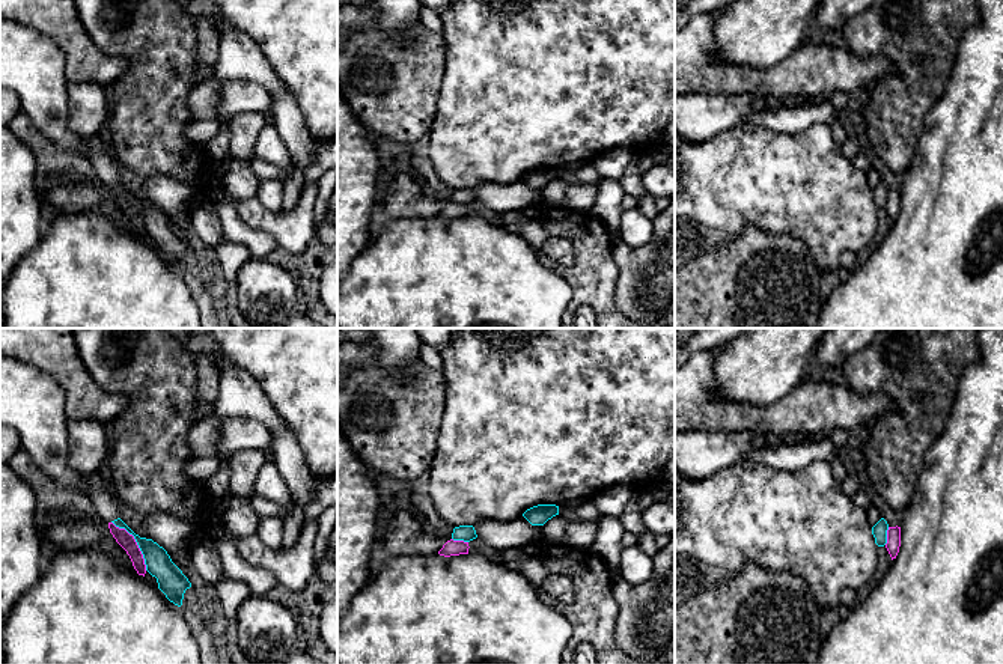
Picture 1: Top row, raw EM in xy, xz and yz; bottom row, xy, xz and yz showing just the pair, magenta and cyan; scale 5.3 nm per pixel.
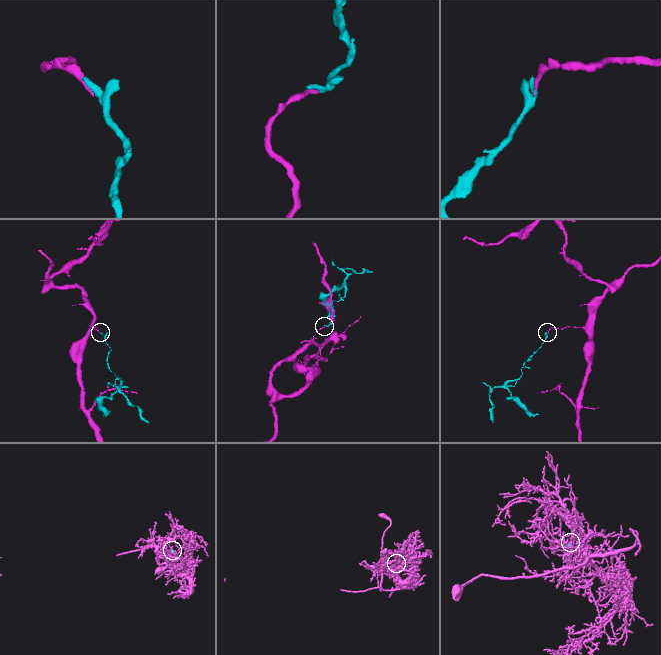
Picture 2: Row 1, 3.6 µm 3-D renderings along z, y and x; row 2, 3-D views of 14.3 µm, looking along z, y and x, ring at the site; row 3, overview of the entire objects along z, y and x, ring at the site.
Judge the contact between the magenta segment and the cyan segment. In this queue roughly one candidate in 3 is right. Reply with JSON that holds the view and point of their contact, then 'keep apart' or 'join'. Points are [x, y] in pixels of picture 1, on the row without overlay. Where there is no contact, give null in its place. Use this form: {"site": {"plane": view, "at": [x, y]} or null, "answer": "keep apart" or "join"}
{"site": {"plane": "xy", "at": [136, 205]}, "answer": "keep apart"}

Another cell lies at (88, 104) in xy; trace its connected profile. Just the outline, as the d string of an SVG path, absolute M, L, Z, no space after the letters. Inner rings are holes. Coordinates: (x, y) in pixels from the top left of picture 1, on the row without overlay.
M69 83L68 125L75 134L90 137L107 126L108 89L95 83Z

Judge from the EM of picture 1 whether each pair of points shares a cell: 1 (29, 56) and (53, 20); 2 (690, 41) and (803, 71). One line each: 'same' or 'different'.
1: different
2: same

